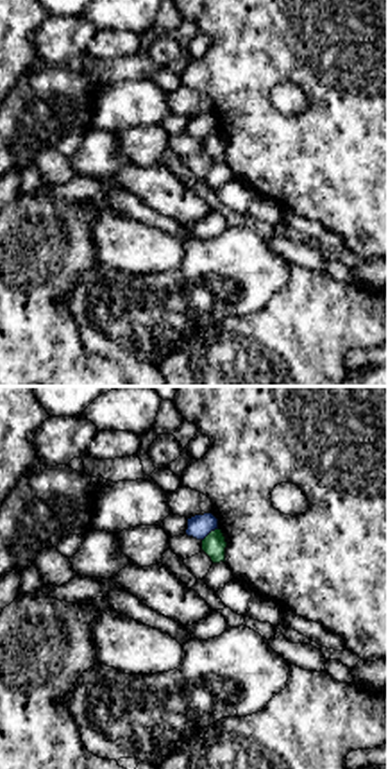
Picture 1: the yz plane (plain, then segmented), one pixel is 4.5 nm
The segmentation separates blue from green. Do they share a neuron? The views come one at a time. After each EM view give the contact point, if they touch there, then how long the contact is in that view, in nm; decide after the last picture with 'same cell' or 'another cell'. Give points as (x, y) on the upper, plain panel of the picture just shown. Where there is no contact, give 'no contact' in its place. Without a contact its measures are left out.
contact (210, 131); length 90 nm

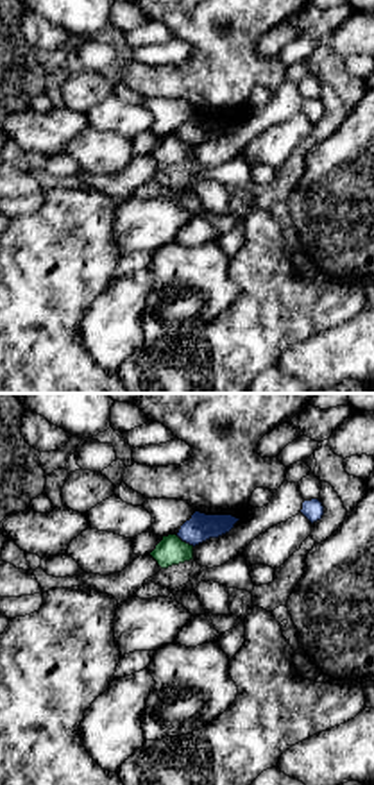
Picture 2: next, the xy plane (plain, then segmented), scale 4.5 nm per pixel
contact (185, 140); length 100 nm

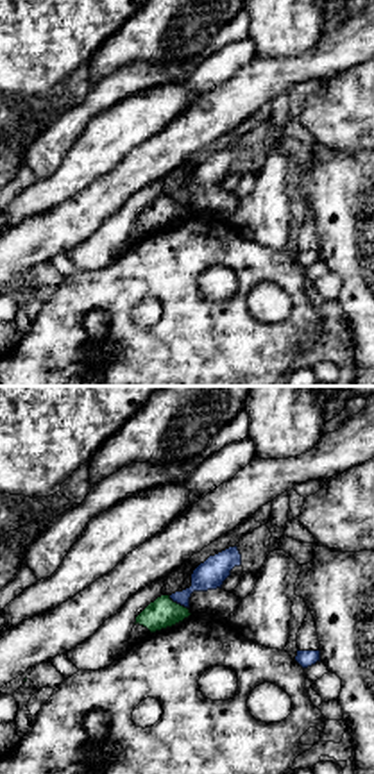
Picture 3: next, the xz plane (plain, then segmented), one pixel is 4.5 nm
contact (178, 202); length 110 nm

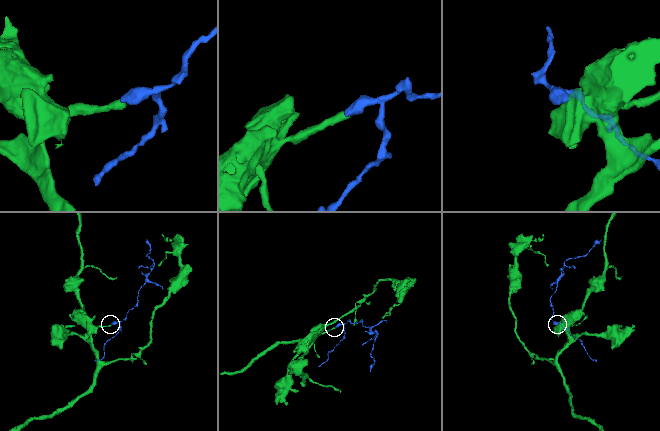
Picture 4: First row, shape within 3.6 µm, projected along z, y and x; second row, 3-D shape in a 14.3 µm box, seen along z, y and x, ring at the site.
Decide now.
another cell

